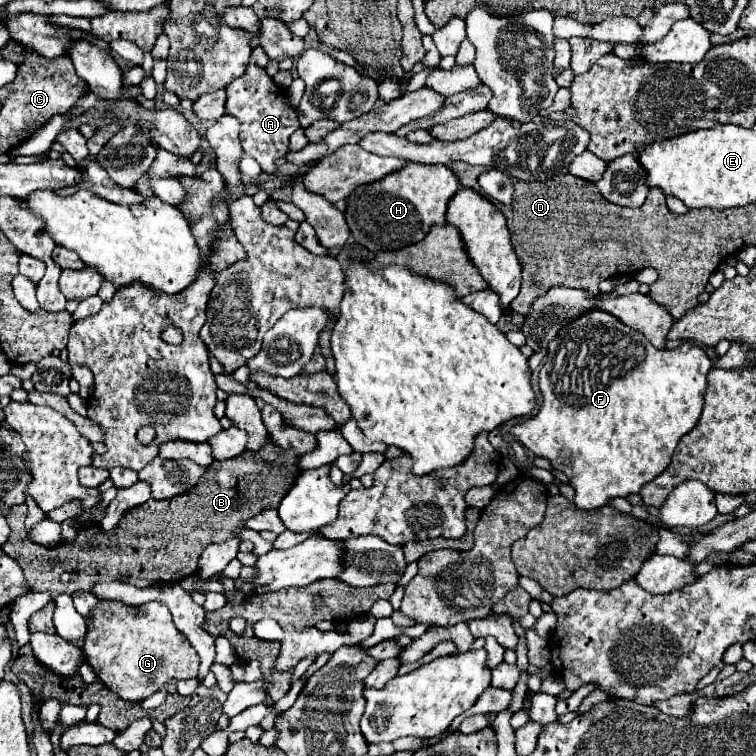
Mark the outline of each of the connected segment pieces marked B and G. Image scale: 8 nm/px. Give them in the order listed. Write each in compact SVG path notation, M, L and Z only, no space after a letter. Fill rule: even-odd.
M267 438L259 452L247 450L237 458L207 466L205 478L201 478L189 494L179 494L169 500L151 498L149 502L129 510L129 514L125 514L125 518L117 524L117 534L113 534L113 538L109 538L99 524L91 524L79 528L75 542L63 542L53 548L39 546L29 540L25 528L27 504L19 504L11 508L11 536L1 548L19 562L31 592L49 592L53 598L59 594L73 594L77 590L91 592L91 588L103 580L127 582L137 588L149 588L159 582L181 582L197 572L199 556L209 544L219 542L223 538L221 534L229 534L229 538L233 538L245 528L249 518L267 508L279 506L279 500L301 474L301 468L295 464L297 460L299 458L293 456L291 450L281 452L279 446L273 444L273 438ZM69 568L77 568L79 578L65 586L59 576Z
M99 600L91 617L93 622L83 646L85 661L119 698L141 702L169 680L187 680L197 676L199 656L179 634L169 608L161 602L147 602L139 612L135 612L119 601Z

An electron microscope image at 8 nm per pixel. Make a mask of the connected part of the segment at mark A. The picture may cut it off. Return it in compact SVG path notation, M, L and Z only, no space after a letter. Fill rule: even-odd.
M249 62L245 74L227 86L225 112L241 122L241 146L245 154L253 156L265 174L277 174L277 156L285 156L289 152L290 136L301 128L301 124L297 112L287 104L285 92L273 82L265 68Z

